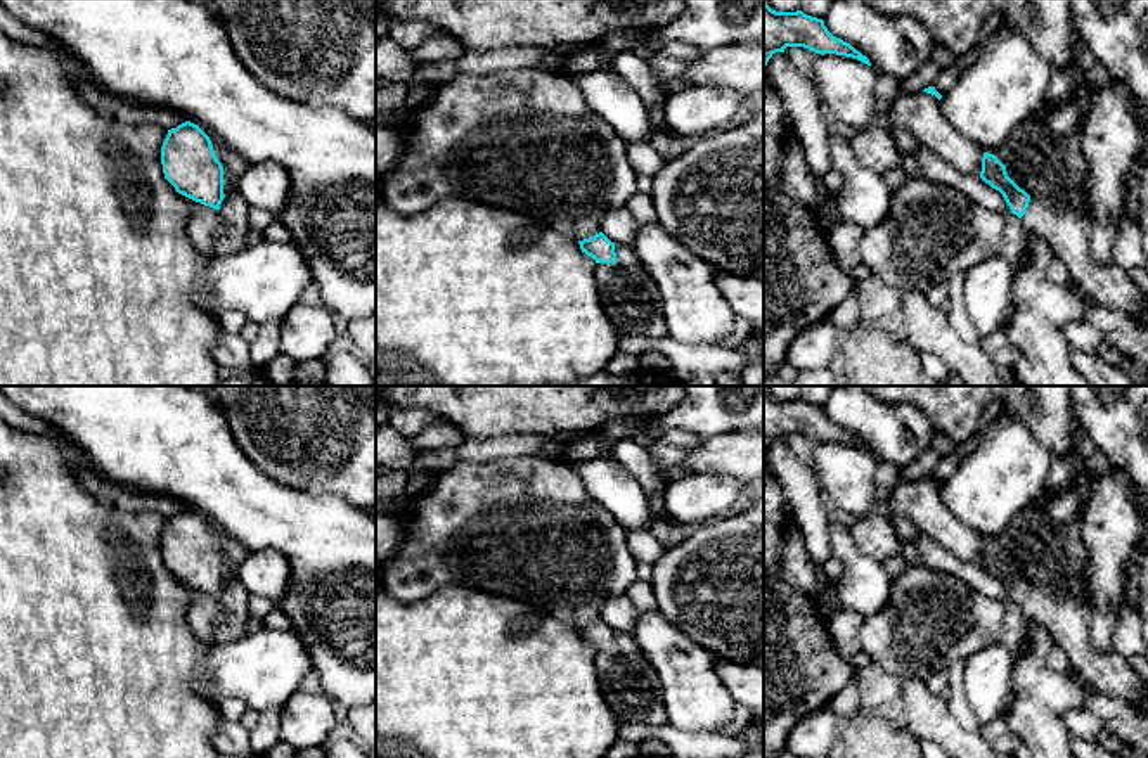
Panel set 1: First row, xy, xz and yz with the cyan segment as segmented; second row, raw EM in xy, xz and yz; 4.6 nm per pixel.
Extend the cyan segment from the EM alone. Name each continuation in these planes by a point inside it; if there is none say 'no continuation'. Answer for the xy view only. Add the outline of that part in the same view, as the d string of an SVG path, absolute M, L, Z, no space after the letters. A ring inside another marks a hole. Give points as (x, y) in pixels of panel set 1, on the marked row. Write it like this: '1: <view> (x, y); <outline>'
1: xy (234, 165); M213 138L210 140L211 140L216 159L223 166L223 194L225 196L235 194L239 178L242 177L246 170L249 170L251 161L248 161L246 157L242 157L241 154L227 147L225 144L220 144Z

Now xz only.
1: xz (631, 298); M615 244L615 263L596 263L599 301L620 337L668 334L661 292L632 247Z

